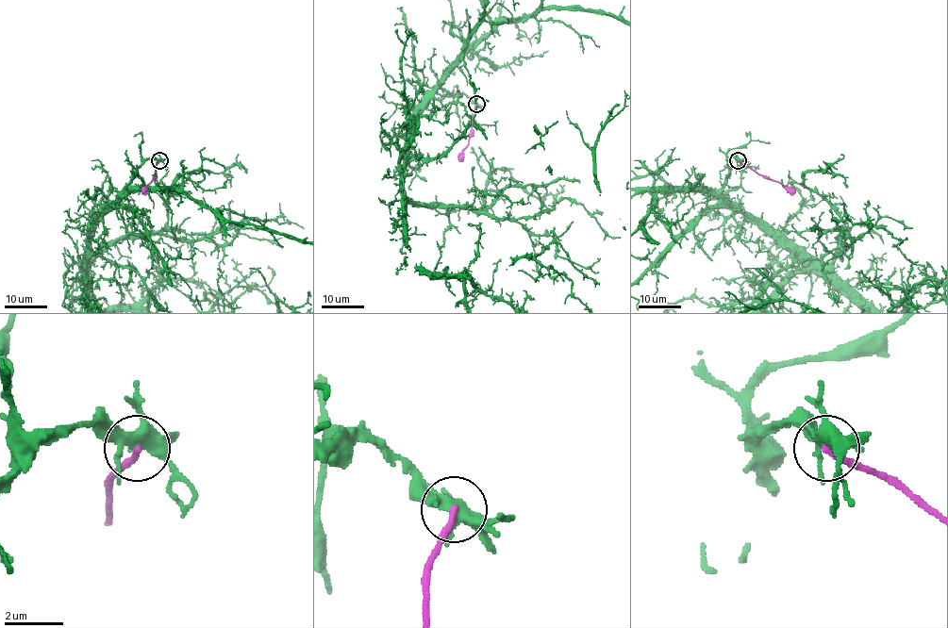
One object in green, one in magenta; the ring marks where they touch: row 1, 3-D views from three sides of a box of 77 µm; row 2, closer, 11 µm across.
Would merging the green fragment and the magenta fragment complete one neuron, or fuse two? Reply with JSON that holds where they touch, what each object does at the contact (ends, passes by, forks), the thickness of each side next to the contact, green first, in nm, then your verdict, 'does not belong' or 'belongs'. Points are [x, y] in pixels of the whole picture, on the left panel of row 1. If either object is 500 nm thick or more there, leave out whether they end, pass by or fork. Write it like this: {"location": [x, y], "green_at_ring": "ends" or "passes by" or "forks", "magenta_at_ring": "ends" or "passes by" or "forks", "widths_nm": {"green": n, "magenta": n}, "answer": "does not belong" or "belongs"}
{"location": [159, 160], "green_at_ring": "forks", "magenta_at_ring": "ends", "widths_nm": {"green": 400, "magenta": 220}, "answer": "does not belong"}

